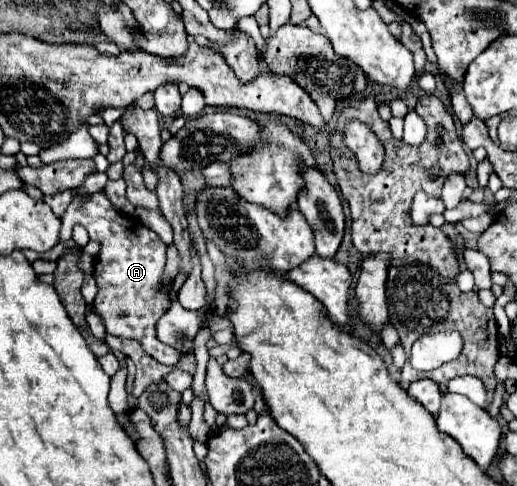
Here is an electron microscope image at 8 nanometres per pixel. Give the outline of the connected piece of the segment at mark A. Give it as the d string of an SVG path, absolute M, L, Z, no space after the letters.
M102 192L74 196L60 220L60 242L69 240L73 227L80 224L88 230L92 240L102 244L94 262L94 278L98 284L94 310L104 318L106 332L120 338L136 338L154 360L176 366L184 354L178 354L174 346L166 346L156 338L156 324L170 306L172 290L172 282L162 282L166 270L166 244L138 218L120 214Z

